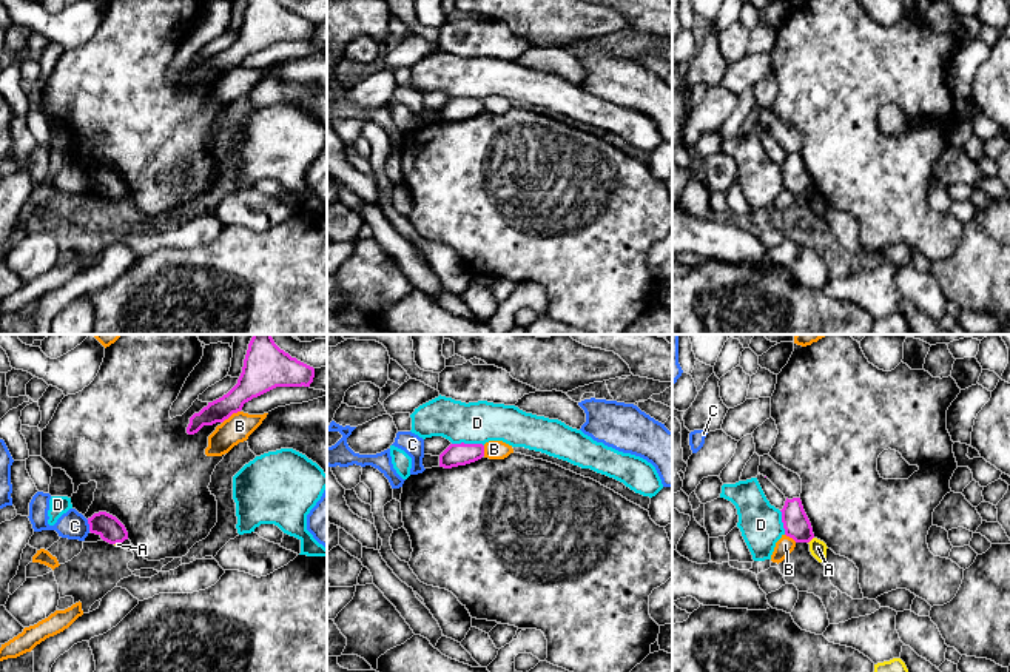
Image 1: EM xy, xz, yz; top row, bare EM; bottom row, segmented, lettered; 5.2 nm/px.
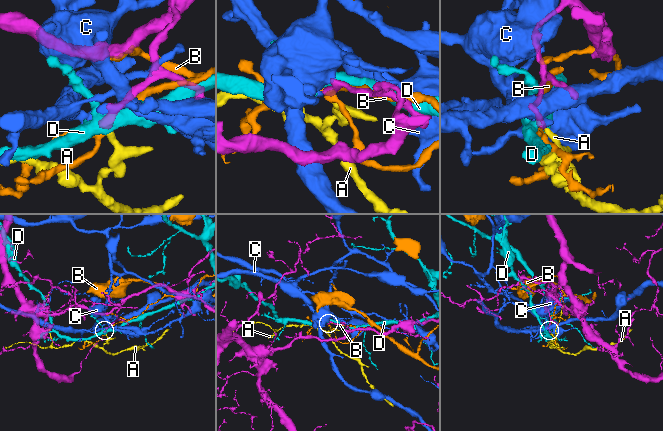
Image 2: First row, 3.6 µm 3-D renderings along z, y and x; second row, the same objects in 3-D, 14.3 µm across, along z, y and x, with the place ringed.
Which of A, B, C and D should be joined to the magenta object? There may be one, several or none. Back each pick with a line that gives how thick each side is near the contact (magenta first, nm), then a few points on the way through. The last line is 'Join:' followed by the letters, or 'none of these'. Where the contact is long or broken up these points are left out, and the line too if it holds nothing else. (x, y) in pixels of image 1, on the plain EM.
Join: none of these

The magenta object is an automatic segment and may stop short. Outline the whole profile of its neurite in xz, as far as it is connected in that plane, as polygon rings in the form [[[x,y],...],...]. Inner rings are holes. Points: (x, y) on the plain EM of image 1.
[[[450,99],[439,109],[439,122],[452,123],[458,120],[466,120],[475,117],[484,111],[483,99]]]

